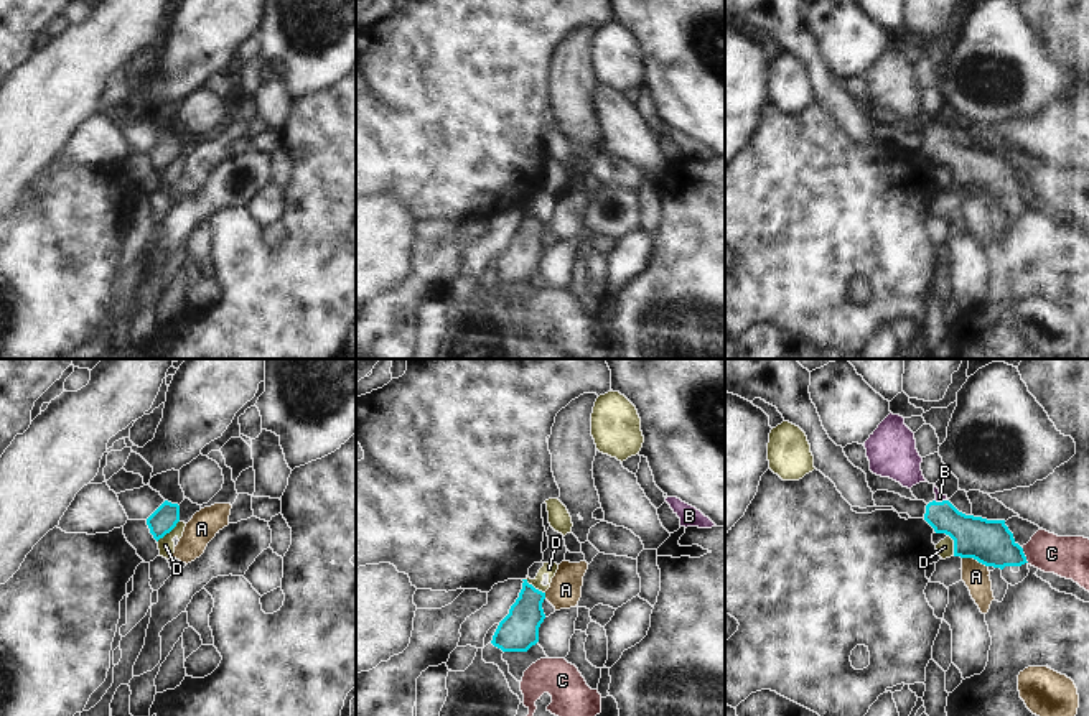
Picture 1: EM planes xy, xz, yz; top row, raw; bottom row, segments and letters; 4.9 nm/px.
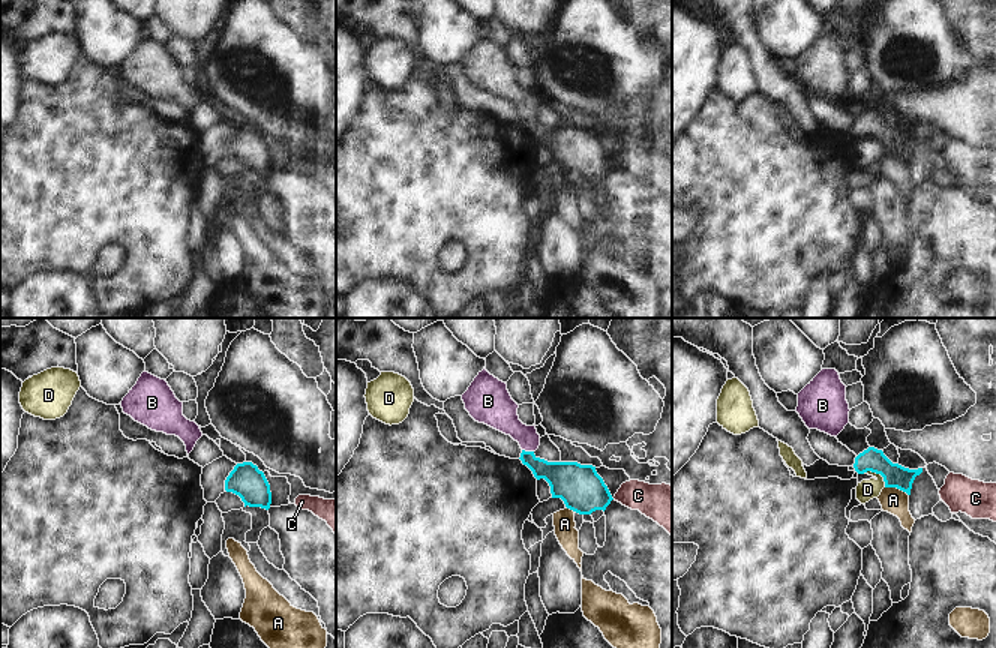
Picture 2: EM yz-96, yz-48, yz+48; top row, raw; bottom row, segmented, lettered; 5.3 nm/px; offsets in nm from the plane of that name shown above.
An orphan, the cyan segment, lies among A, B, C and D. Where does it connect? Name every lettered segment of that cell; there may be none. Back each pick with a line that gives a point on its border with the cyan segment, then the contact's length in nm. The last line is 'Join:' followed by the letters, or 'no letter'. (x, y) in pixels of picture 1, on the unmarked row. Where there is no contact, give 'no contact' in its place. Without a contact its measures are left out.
B: meets cyan in yz at (943, 132); contact 70 nm long
Join: B

